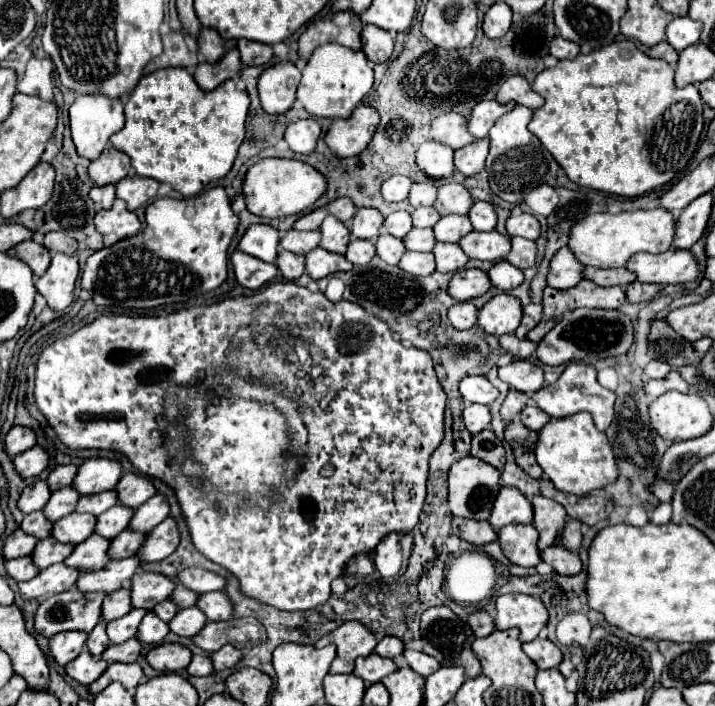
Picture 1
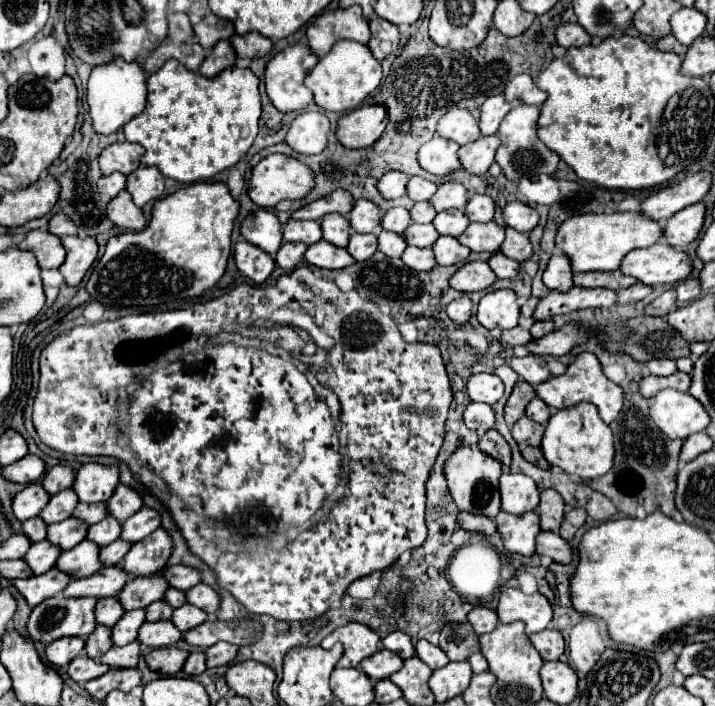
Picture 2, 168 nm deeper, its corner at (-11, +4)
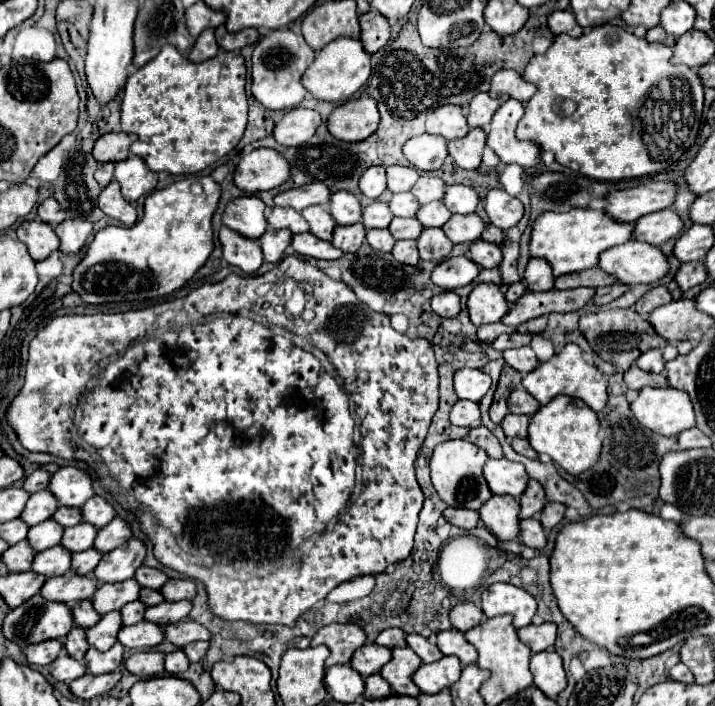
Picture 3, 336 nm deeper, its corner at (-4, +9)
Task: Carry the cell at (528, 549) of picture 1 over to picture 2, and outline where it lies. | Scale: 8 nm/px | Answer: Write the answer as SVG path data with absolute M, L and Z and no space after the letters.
M499 512L495 516L495 524L507 552L523 554L523 556L535 554L535 540L541 530L539 514L527 512L523 516L511 516L507 512Z

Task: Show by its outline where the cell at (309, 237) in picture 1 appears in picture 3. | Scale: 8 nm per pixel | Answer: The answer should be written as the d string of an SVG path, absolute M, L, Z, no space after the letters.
M272 207L268 215L268 225L272 229L290 229L292 233L308 231L308 223L302 217L302 213L290 209L290 207Z

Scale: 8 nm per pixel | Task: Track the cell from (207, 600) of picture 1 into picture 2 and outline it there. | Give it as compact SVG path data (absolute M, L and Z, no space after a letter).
M199 584L191 590L187 590L187 600L189 604L205 610L207 614L215 614L221 606L221 596L215 588L211 588L209 584Z

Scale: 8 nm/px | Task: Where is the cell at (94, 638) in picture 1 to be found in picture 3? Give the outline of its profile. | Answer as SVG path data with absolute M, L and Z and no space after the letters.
M72 627L72 631L70 631L70 633L66 635L66 639L64 639L64 651L66 651L72 659L76 659L76 661L82 661L84 653L88 651L88 643L86 643L84 635L86 635L84 629Z

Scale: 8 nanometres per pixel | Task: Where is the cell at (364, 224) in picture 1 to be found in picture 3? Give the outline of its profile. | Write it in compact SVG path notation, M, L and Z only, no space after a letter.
M336 191L330 195L330 215L338 225L352 225L360 221L362 207L360 201L348 191Z

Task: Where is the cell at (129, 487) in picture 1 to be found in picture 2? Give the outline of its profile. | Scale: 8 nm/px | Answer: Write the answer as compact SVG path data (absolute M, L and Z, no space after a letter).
M119 484L115 488L115 494L111 496L111 500L107 502L107 508L109 508L111 516L125 522L129 516L133 516L137 510L143 508L143 498L135 488Z

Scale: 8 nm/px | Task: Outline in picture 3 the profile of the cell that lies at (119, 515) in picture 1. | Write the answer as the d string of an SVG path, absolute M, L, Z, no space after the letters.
M78 523L76 527L64 529L64 535L60 539L60 545L64 549L68 549L70 553L78 553L78 551L86 551L92 547L94 539L96 539L96 527L88 527L88 523Z

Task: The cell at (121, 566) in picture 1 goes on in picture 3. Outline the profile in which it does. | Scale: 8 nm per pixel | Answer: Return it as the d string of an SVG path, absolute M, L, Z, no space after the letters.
M60 575L50 577L44 581L44 587L40 589L40 595L48 601L60 601L60 603L74 603L82 599L92 599L98 583L92 577L80 577L80 575Z

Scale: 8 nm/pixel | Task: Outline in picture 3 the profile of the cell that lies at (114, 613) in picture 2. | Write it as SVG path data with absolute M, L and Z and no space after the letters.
M80 601L80 603L74 603L70 607L72 611L72 619L78 627L82 629L90 629L92 625L96 625L100 621L100 615L96 615L96 611L92 611L92 601Z

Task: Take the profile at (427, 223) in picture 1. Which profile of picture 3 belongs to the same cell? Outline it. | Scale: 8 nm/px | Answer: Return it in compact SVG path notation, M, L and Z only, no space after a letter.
M394 193L388 201L388 207L394 217L414 217L420 205L412 193Z

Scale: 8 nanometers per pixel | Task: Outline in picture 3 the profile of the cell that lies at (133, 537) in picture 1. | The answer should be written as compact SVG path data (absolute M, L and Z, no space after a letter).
M88 549L88 551L80 551L76 555L72 555L72 571L78 575L92 575L96 563L100 561L100 551L96 549Z

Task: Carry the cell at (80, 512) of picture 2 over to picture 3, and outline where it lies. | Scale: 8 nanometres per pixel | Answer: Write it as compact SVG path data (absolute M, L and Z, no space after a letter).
M58 507L56 513L52 515L52 519L62 527L74 527L80 523L80 511L72 509L72 507Z

